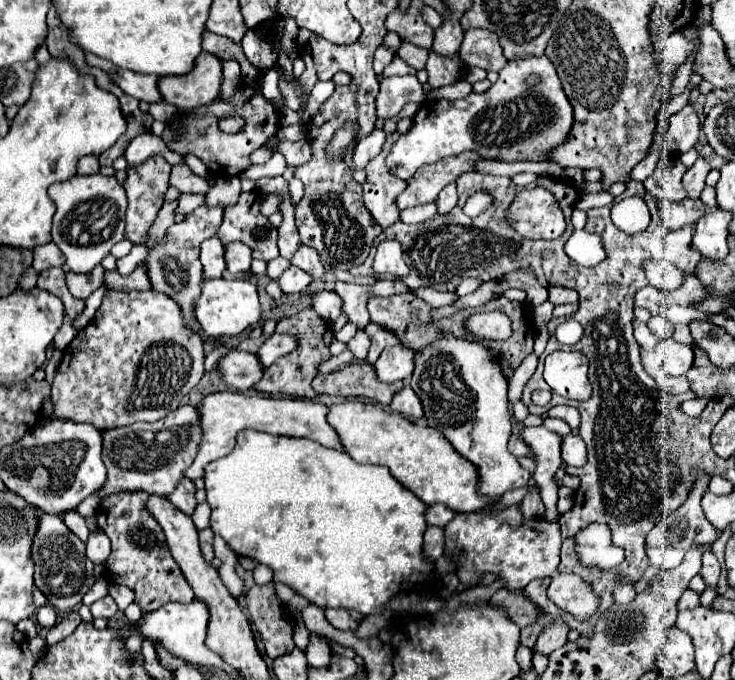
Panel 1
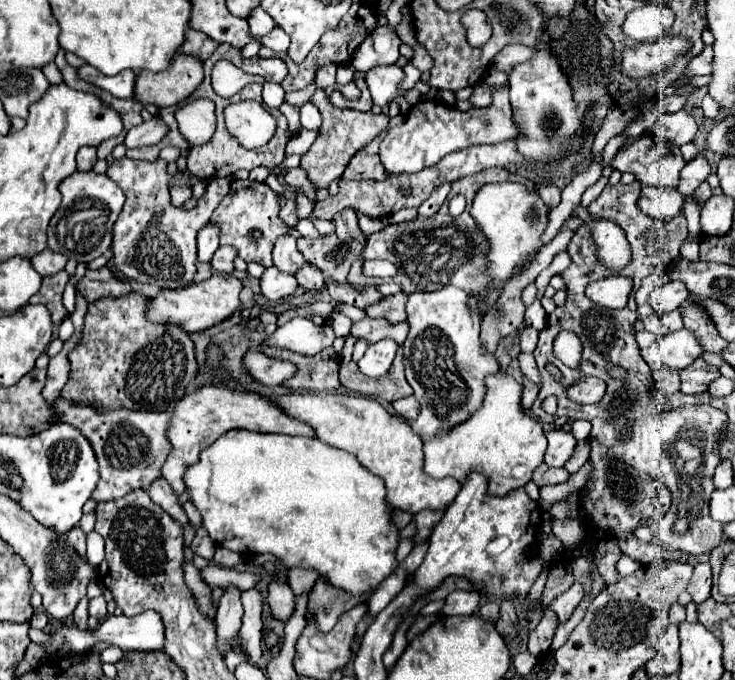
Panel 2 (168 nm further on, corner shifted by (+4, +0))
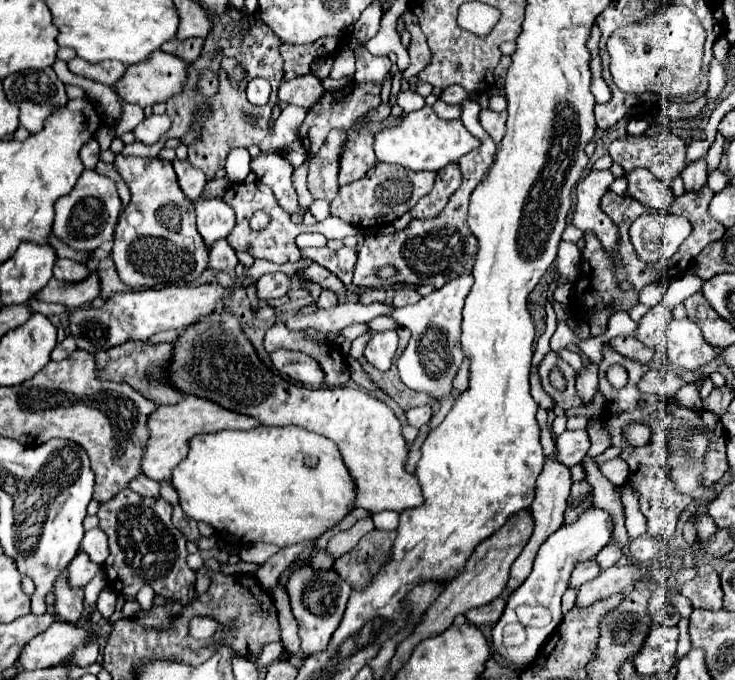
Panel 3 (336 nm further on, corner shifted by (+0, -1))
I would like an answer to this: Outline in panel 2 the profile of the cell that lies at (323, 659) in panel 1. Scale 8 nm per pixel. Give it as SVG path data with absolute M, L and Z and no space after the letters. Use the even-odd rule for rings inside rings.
M316 583L310 597L306 615L314 615L314 625L320 633L332 631L338 617L352 609L358 603L364 603L366 599L350 599L350 595L342 595L342 591L334 591L332 587L326 587L326 583Z

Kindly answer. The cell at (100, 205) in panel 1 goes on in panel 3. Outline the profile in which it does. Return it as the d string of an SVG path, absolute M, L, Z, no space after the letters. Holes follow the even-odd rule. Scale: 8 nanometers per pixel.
M84 170L72 192L62 196L56 202L54 210L54 234L74 250L94 252L102 242L112 240L114 236L116 218L120 214L120 198L116 192L116 184L110 178L100 176L96 170Z

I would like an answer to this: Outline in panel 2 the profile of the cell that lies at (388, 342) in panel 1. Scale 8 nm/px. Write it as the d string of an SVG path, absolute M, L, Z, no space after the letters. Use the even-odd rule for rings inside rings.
M396 293L396 295L390 295L386 299L382 299L382 303L376 303L374 307L368 307L366 313L368 317L374 317L374 319L388 319L390 325L396 325L400 321L406 321L406 305L408 297L404 293Z

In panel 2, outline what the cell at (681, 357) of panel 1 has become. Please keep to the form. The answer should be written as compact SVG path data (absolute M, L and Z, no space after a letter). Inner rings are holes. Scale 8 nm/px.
M680 329L680 331L674 331L670 335L664 335L658 341L658 353L660 353L662 363L668 369L680 371L680 369L688 367L696 357L700 357L702 347L698 345L692 331Z

